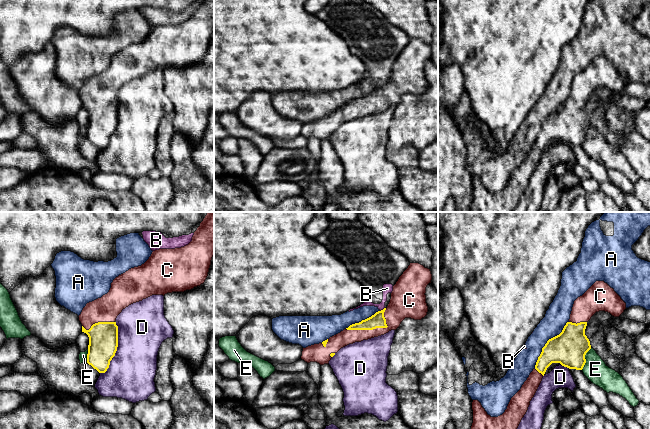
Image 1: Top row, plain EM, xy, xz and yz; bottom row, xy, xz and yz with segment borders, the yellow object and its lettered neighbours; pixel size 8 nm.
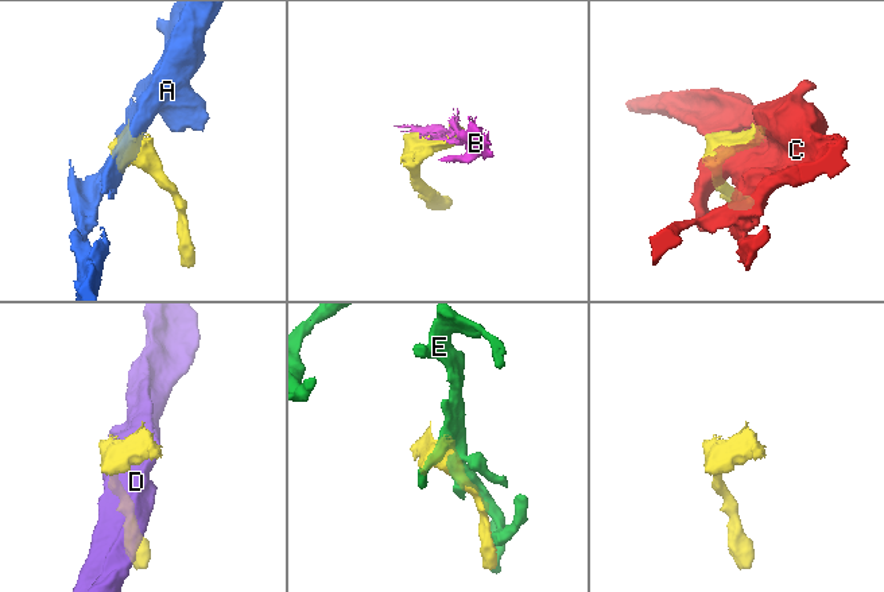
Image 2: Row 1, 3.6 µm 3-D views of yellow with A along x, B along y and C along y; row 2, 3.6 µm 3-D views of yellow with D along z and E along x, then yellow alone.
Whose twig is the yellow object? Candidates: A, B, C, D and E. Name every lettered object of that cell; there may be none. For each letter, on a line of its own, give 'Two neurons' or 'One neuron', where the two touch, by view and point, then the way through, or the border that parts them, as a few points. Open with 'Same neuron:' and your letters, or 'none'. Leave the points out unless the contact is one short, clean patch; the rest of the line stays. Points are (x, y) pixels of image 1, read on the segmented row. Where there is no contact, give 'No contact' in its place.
Same neuron: C
A: Two neurons. Touches yellow at yz (546, 343)
B: Two neurons. Touches yellow at xz (383, 309)
C: One neuron. Touches yellow at xz (375, 328)
D: Two neurons. Touches yellow at xy (116, 349)
E: Two neurons. Touches yellow at yz (585, 359)

